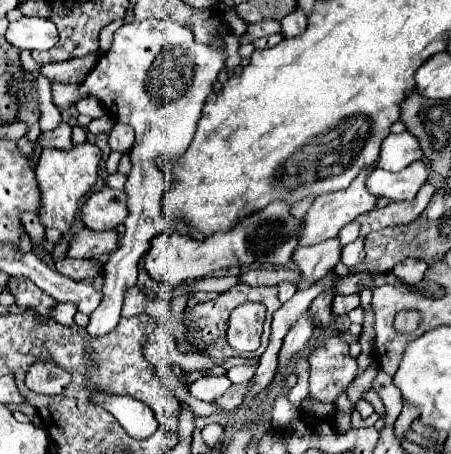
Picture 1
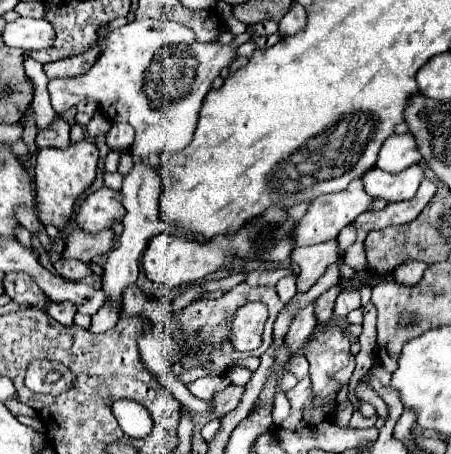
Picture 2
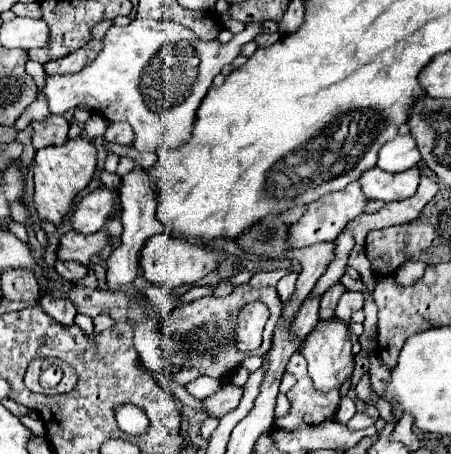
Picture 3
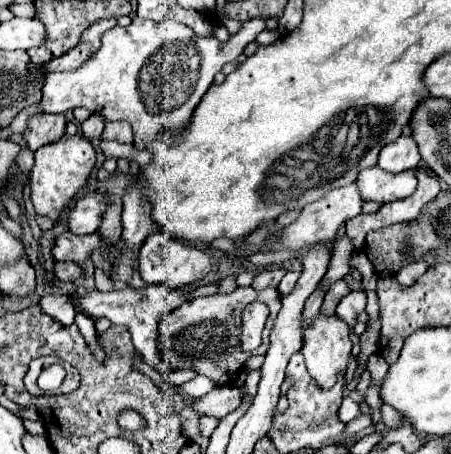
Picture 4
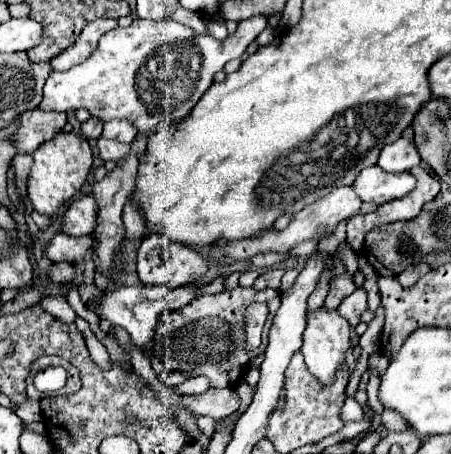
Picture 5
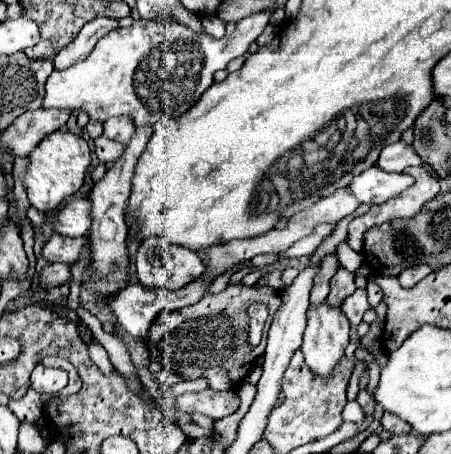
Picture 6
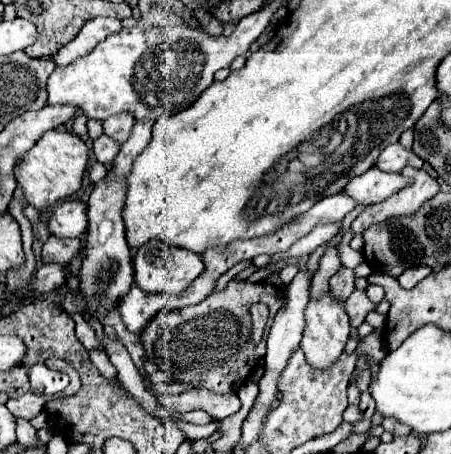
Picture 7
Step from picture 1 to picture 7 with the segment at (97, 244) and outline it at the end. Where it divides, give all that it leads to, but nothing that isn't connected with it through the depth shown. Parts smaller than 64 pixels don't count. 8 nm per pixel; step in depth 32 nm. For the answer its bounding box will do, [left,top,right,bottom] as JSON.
[42,236,80,264]

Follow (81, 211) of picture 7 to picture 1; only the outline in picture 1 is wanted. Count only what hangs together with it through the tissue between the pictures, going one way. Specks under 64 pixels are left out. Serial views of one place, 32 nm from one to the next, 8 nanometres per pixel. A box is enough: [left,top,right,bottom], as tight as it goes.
[82,188,128,230]

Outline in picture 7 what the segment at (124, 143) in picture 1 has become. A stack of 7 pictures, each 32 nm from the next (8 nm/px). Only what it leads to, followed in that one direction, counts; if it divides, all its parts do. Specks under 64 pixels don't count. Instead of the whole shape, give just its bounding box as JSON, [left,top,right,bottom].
[104,114,134,144]

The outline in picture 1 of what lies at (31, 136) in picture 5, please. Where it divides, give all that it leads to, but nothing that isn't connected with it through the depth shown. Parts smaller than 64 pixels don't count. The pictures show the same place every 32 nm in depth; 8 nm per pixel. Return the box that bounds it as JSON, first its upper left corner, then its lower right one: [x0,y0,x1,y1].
[38,124,72,150]

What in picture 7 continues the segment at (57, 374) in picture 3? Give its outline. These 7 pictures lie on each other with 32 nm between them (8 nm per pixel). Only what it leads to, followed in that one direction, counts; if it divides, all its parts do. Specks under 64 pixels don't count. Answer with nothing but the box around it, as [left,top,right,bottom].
[30,364,68,396]

